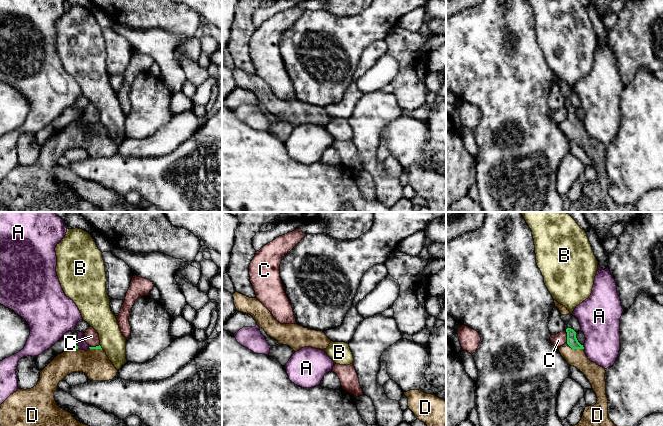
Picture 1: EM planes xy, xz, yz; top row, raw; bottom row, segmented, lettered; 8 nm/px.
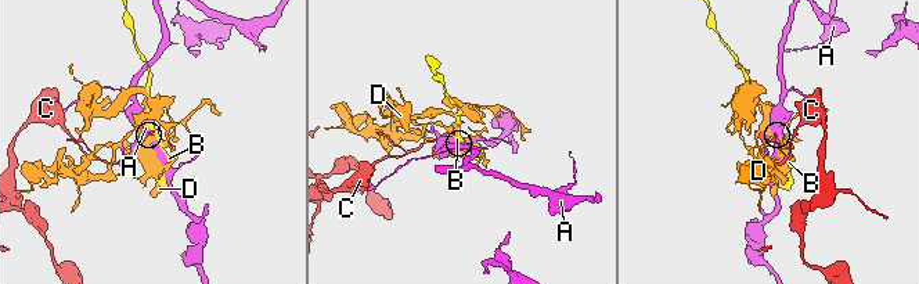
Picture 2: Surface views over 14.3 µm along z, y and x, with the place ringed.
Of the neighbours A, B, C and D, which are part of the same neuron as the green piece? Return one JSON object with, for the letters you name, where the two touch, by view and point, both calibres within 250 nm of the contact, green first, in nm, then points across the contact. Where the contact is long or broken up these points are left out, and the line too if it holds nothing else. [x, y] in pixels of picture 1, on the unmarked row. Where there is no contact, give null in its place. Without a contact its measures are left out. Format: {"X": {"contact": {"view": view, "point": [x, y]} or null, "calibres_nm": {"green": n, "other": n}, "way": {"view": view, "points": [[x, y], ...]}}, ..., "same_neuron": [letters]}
{"D": {"contact": {"view": "yz", "point": [577, 124]}, "calibres_nm": {"green": 90, "other": 150}}, "same_neuron": ["D"]}

